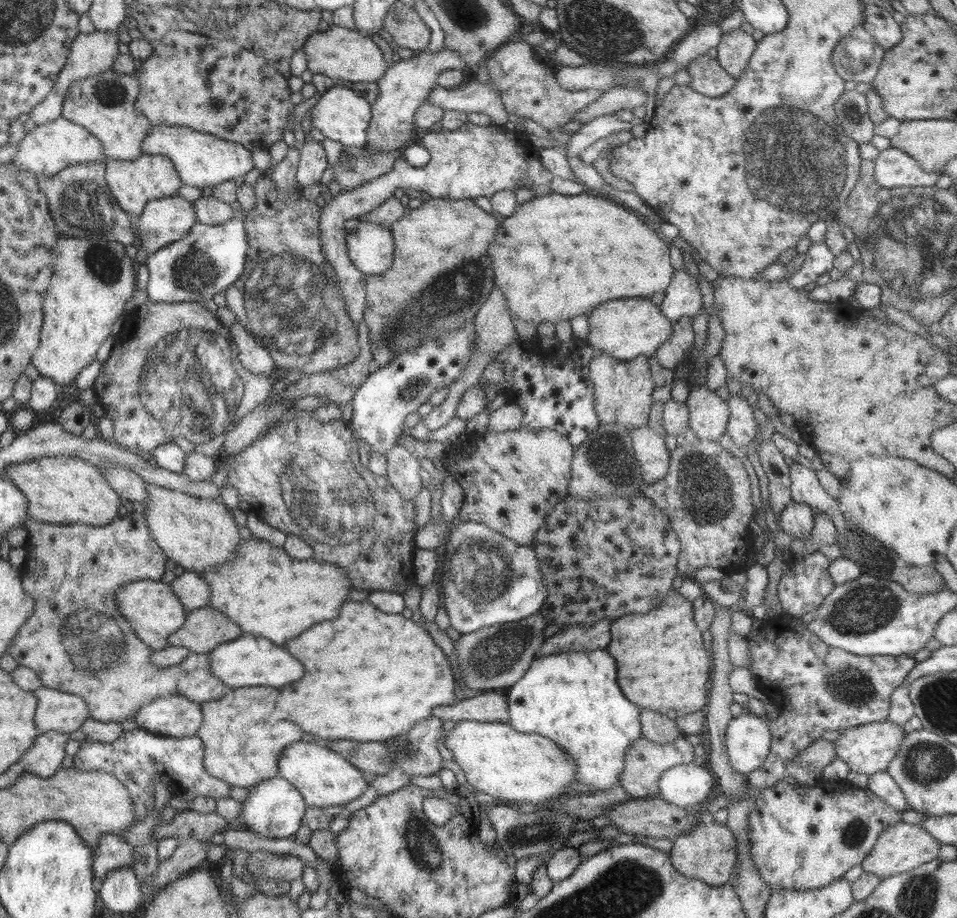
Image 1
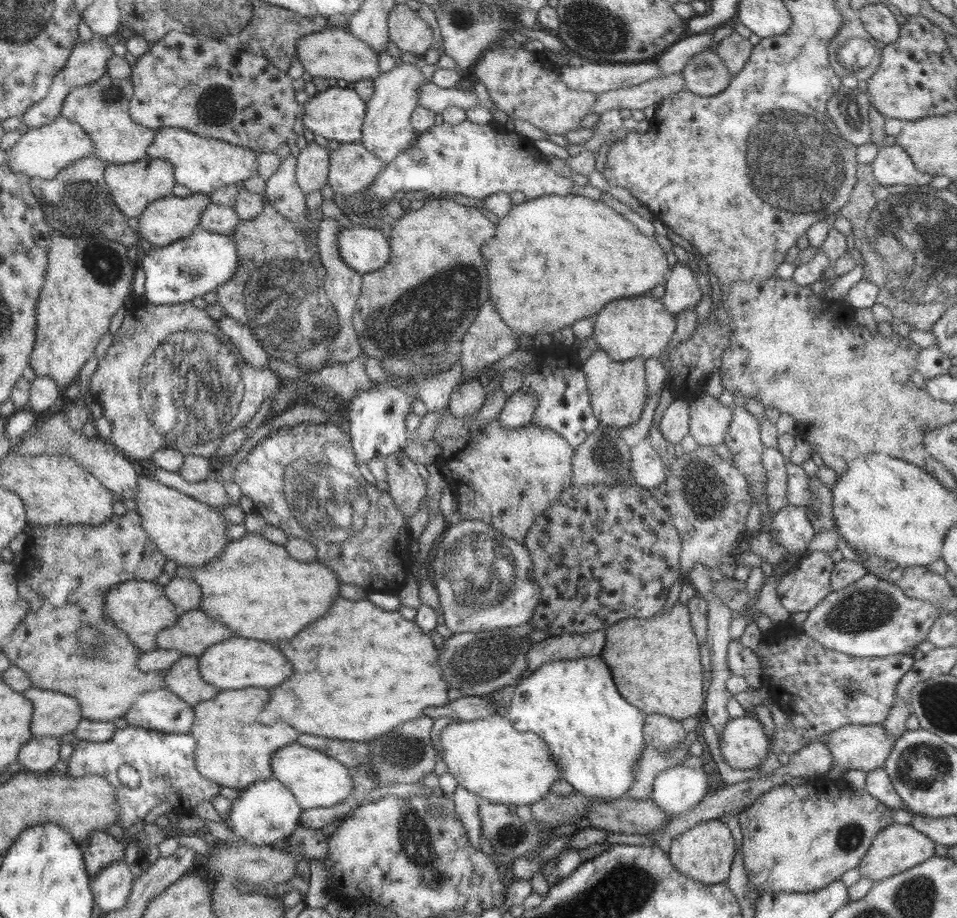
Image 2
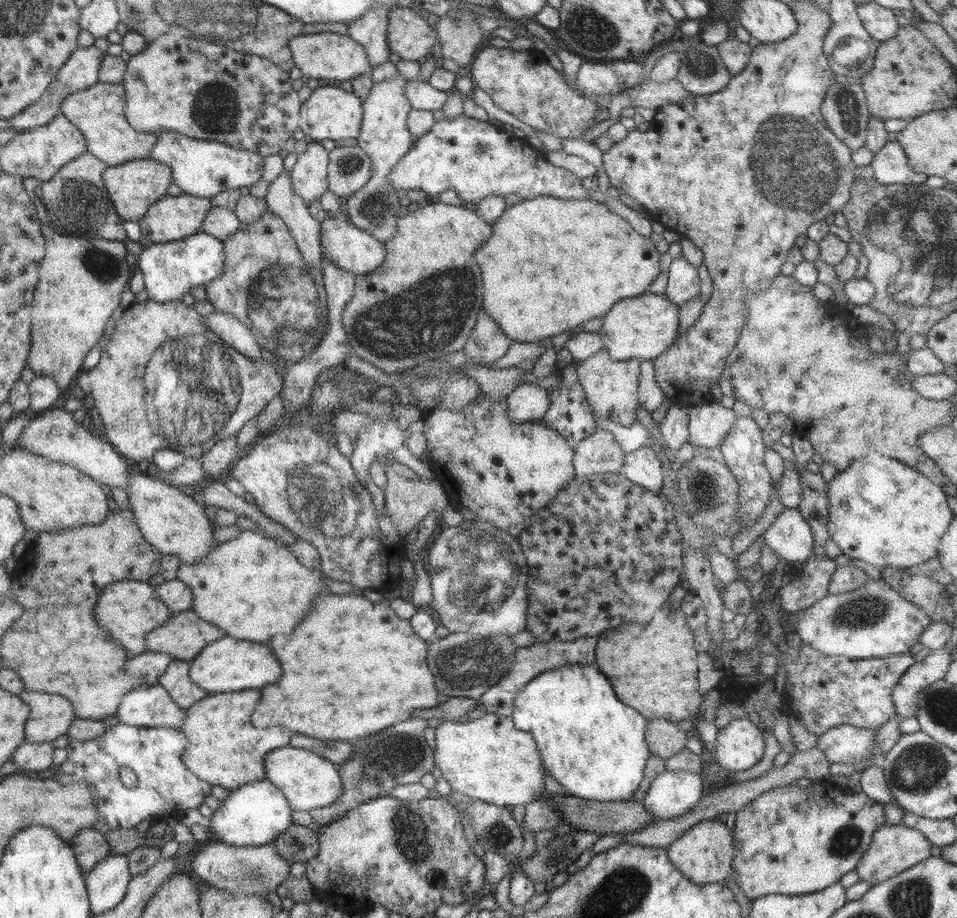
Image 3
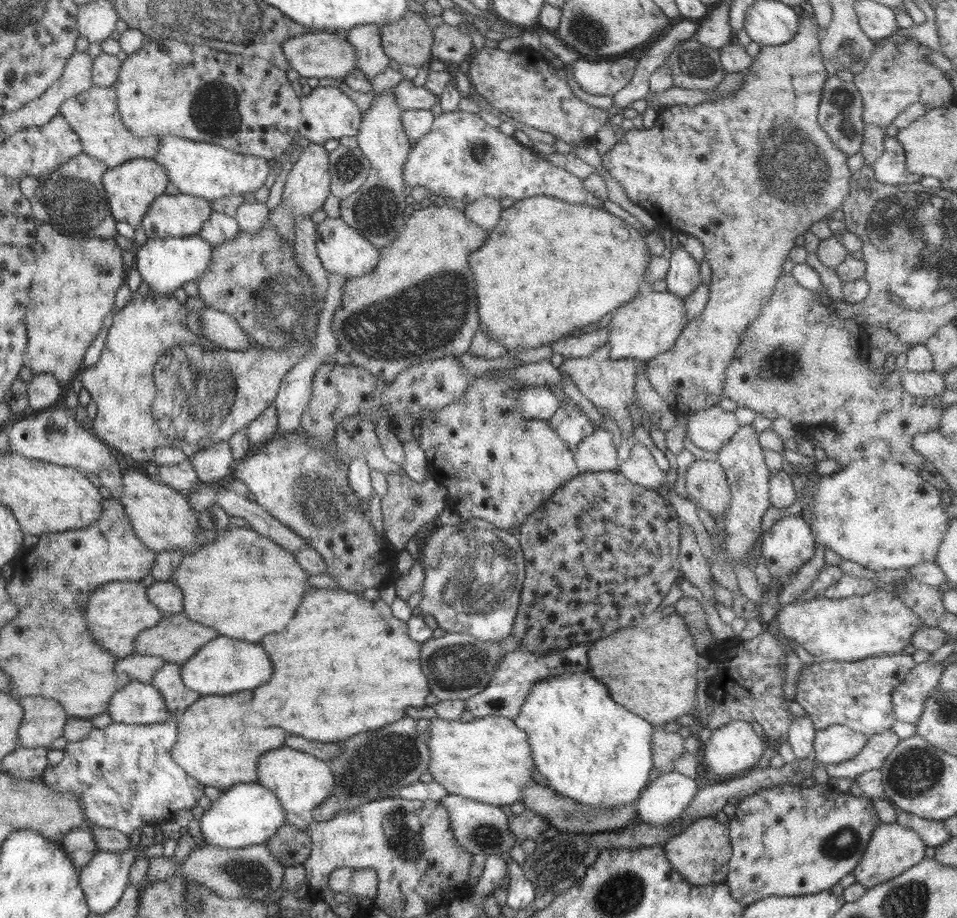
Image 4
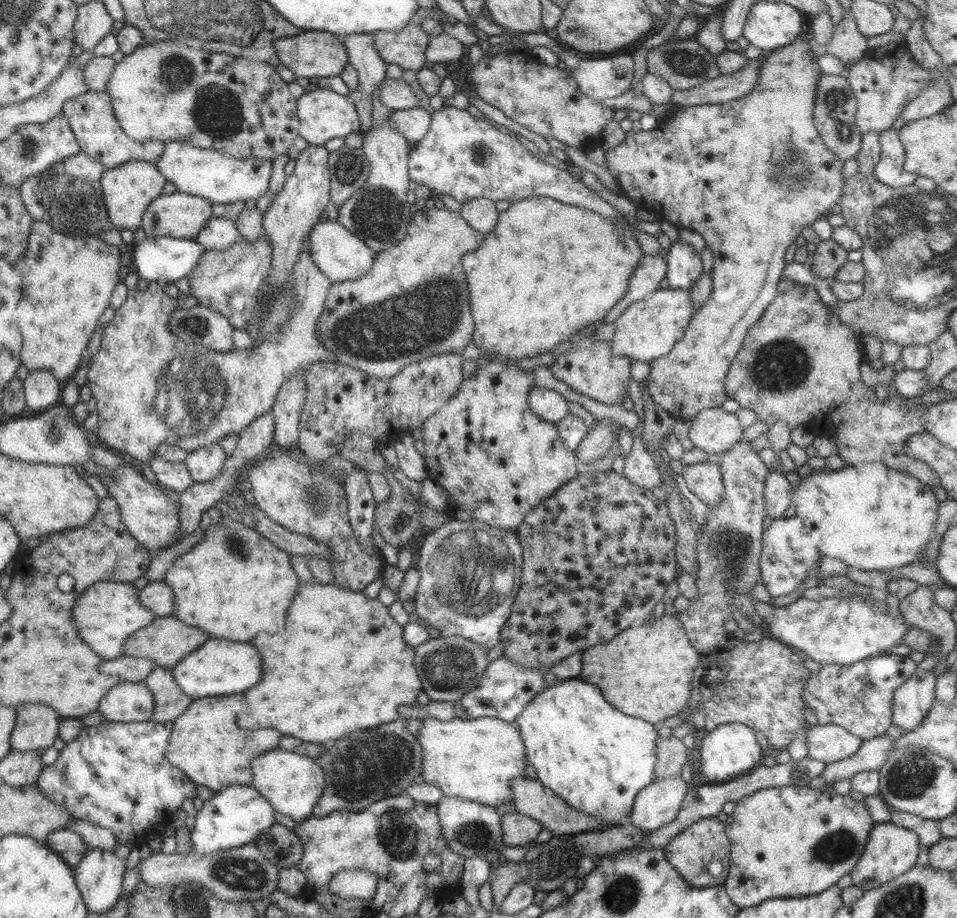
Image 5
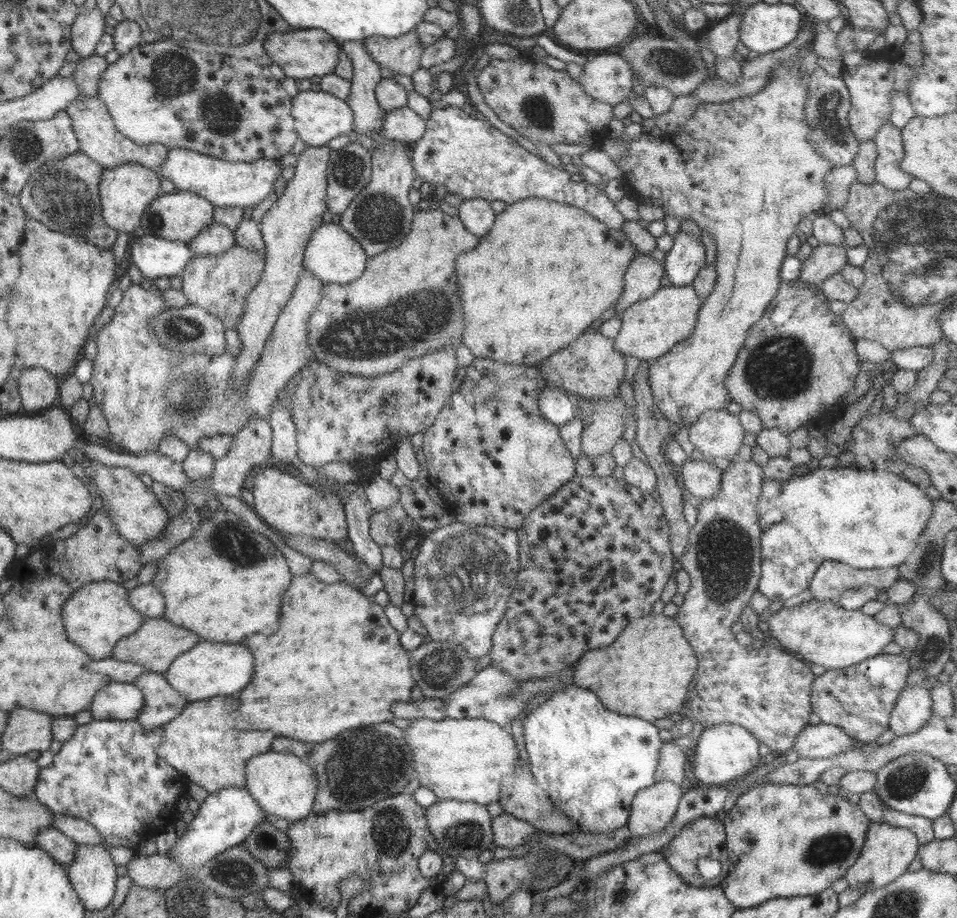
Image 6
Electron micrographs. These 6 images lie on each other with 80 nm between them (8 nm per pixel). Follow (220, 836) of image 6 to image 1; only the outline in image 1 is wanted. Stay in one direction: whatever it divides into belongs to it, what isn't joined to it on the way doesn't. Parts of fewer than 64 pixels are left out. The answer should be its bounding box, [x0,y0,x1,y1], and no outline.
[237,776,308,839]

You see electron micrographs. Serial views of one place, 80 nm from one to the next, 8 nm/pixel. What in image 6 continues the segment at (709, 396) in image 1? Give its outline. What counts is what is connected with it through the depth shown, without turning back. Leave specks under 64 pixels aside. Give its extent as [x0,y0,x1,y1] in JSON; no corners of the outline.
[688,408,745,461]

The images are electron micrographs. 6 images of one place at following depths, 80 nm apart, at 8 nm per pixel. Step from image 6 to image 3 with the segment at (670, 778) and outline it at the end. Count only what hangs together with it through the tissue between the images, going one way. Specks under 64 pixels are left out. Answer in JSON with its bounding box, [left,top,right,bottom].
[645,718,686,763]

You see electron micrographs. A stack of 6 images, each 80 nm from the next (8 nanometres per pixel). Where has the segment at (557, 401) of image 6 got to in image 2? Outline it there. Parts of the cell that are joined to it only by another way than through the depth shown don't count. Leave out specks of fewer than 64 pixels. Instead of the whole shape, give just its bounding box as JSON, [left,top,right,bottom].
[496,390,537,429]

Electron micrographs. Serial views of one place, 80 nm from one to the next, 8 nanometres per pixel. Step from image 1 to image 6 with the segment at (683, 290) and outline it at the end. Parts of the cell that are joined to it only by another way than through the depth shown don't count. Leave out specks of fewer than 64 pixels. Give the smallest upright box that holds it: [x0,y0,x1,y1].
[665,231,706,286]

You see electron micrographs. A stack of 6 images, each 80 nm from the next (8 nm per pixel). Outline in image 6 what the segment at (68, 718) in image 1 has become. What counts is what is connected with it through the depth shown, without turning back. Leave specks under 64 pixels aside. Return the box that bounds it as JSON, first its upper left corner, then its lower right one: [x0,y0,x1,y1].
[2,708,54,756]

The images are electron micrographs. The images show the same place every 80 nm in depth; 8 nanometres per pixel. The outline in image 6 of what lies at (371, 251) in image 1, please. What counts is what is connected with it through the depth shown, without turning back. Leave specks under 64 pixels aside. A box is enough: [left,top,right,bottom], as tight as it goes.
[303,223,367,285]

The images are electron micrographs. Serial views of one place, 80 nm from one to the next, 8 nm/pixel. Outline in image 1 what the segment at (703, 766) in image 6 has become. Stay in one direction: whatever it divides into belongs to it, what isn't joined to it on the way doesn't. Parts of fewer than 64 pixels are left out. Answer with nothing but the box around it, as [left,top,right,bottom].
[725,710,771,774]

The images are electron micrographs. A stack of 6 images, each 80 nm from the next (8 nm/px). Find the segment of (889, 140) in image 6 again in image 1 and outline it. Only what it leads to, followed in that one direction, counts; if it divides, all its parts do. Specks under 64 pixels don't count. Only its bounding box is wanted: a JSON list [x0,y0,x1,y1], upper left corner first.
[873,148,940,188]

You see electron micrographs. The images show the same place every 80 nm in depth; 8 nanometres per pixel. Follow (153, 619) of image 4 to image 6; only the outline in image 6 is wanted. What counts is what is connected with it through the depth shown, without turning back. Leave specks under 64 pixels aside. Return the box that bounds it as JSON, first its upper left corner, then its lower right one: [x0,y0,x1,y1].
[62,581,147,660]

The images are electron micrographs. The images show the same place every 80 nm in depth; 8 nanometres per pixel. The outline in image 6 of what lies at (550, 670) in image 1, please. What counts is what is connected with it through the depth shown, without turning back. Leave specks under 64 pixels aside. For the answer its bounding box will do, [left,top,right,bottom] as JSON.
[523,684,663,834]

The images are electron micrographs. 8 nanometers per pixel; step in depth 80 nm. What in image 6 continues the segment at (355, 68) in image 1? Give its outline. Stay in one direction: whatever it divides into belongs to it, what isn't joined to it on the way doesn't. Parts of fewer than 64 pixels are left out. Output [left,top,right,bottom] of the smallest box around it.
[264,29,341,80]

